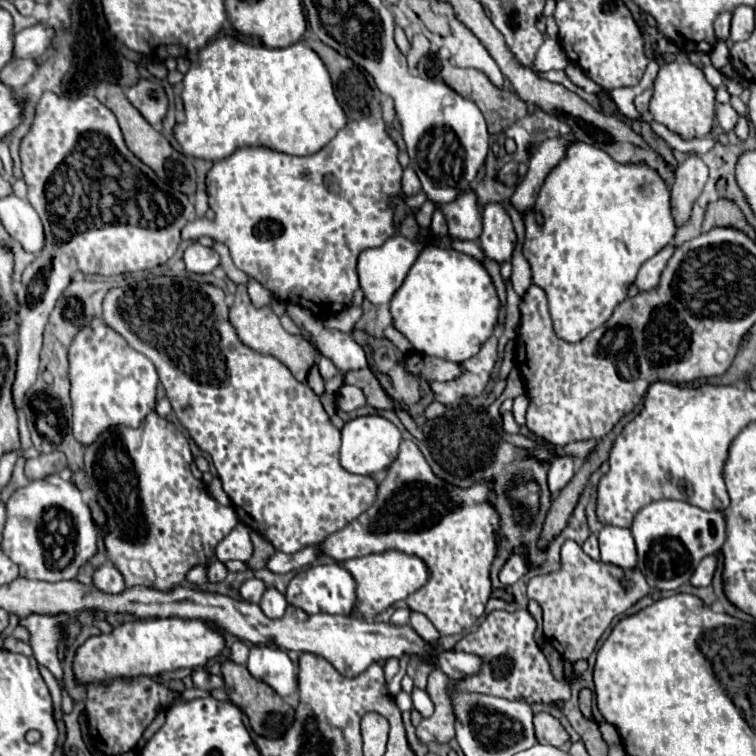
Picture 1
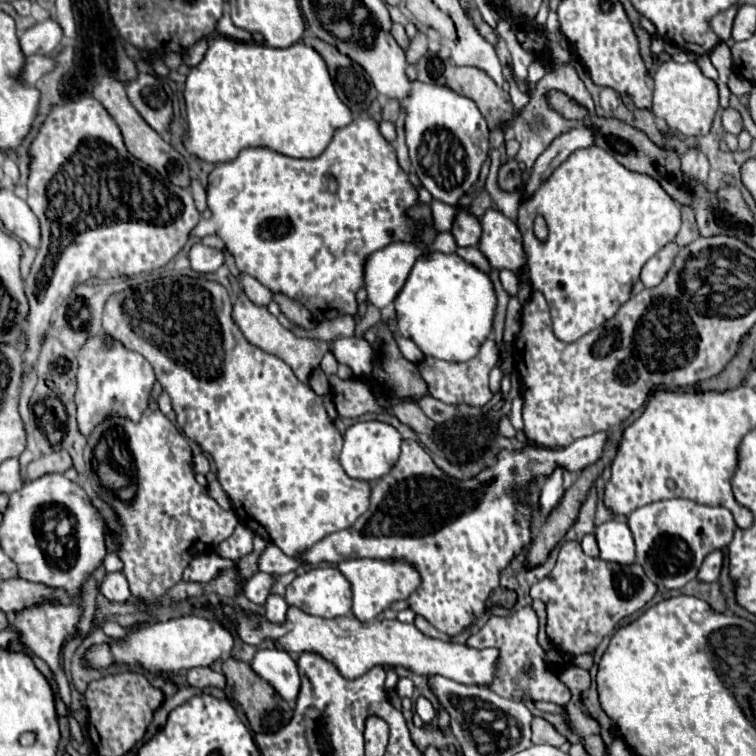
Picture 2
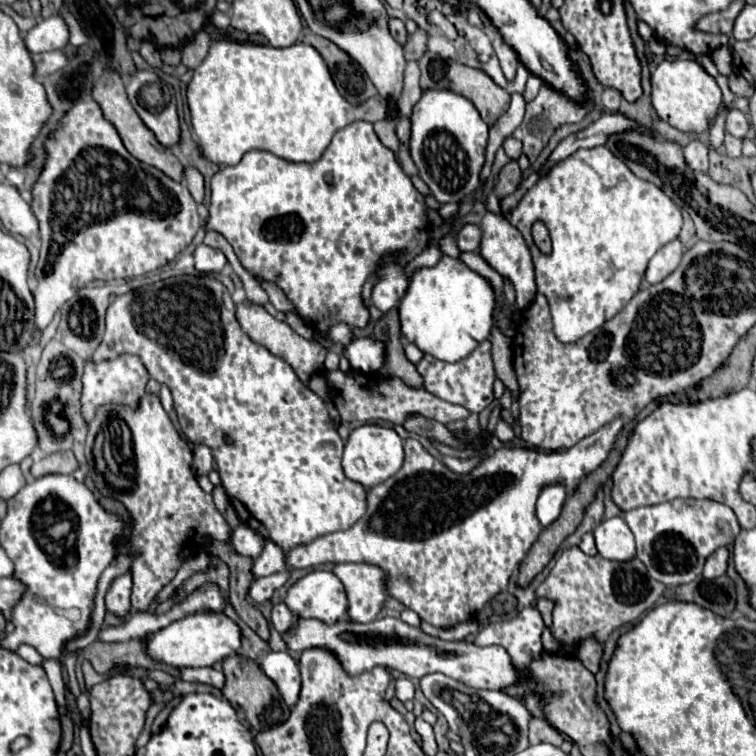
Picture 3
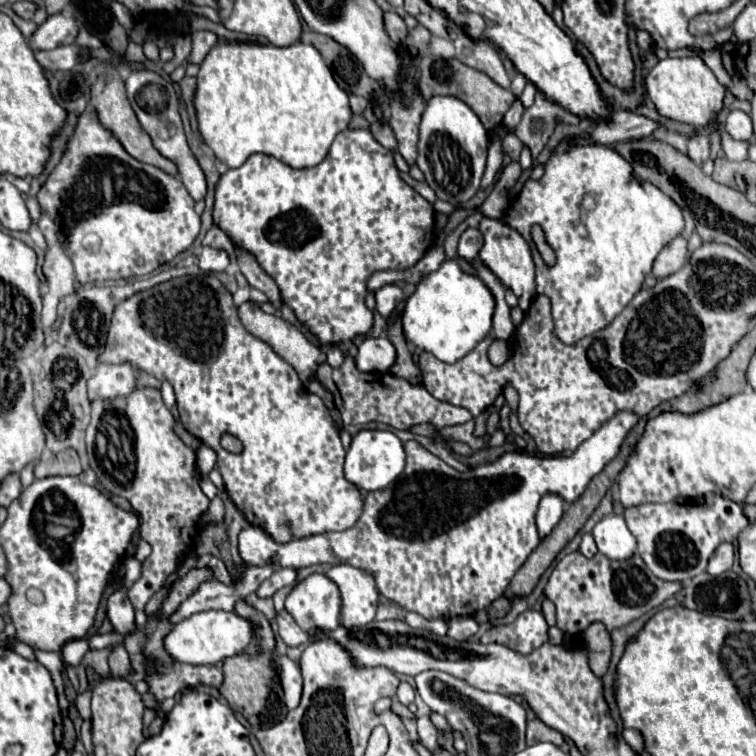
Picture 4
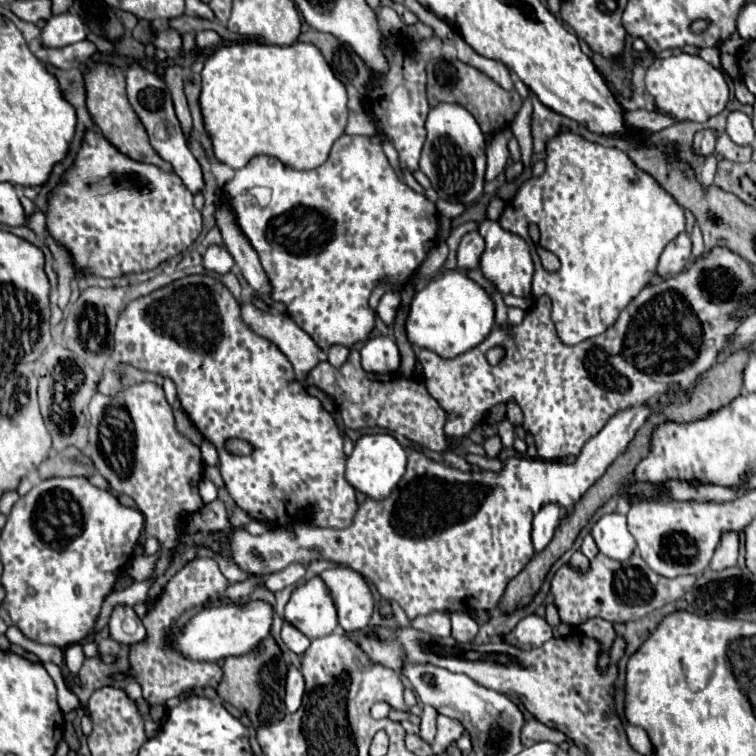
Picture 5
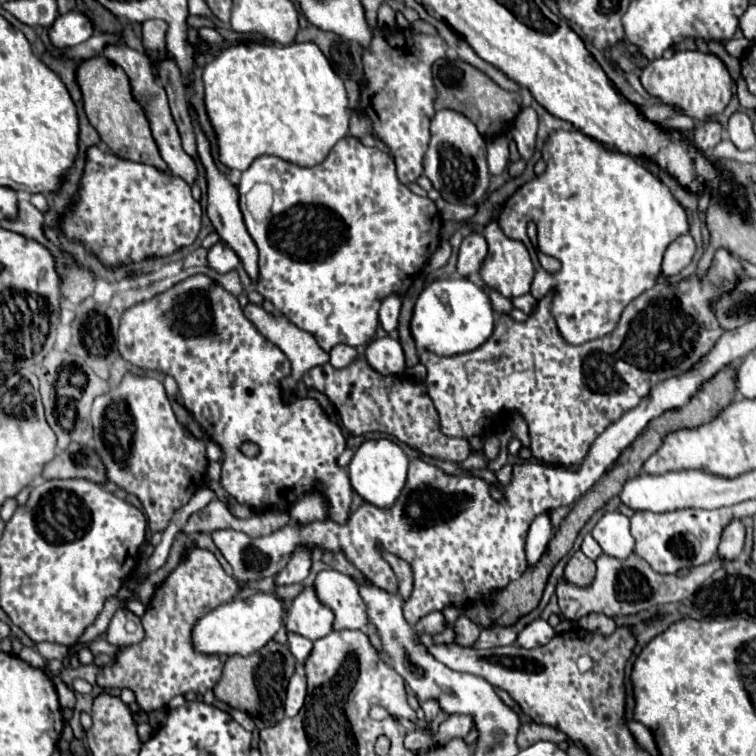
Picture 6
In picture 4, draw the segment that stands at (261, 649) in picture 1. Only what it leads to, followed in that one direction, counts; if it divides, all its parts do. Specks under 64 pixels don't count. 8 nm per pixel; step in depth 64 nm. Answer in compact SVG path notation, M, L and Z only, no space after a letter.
M276 656L276 662L280 664L280 680L284 688L284 702L288 710L294 710L300 704L302 696L302 674L296 662L292 662L286 656Z

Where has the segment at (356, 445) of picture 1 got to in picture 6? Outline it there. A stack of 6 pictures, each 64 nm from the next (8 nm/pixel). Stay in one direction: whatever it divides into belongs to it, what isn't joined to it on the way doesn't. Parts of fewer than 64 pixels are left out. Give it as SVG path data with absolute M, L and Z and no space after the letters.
M380 438L380 440L366 440L354 454L352 462L348 464L348 476L352 482L352 488L364 498L364 502L376 506L376 508L390 508L400 498L400 492L404 490L404 480L408 472L408 458L402 452L398 444L392 440Z

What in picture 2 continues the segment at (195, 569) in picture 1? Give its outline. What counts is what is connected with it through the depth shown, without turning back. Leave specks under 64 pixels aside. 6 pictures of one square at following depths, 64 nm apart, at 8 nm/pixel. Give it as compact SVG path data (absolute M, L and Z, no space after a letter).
M204 552L200 556L196 556L184 570L182 578L188 582L208 582L212 580L220 570L224 568L234 568L234 562L232 560L226 560L222 556L218 556L216 552Z

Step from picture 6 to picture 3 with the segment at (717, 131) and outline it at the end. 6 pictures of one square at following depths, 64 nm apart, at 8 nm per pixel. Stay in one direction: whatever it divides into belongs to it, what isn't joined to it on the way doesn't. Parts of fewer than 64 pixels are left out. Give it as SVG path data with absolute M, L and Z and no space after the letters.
M692 140L688 146L684 146L684 158L694 170L708 170L708 146L702 140Z

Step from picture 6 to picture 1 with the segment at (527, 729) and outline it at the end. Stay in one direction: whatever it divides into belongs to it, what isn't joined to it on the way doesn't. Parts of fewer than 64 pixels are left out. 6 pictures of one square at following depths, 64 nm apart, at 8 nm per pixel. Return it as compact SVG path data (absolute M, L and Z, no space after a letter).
M546 712L534 716L534 732L540 744L552 744L560 748L568 740L568 732L560 726L560 722L554 716Z

